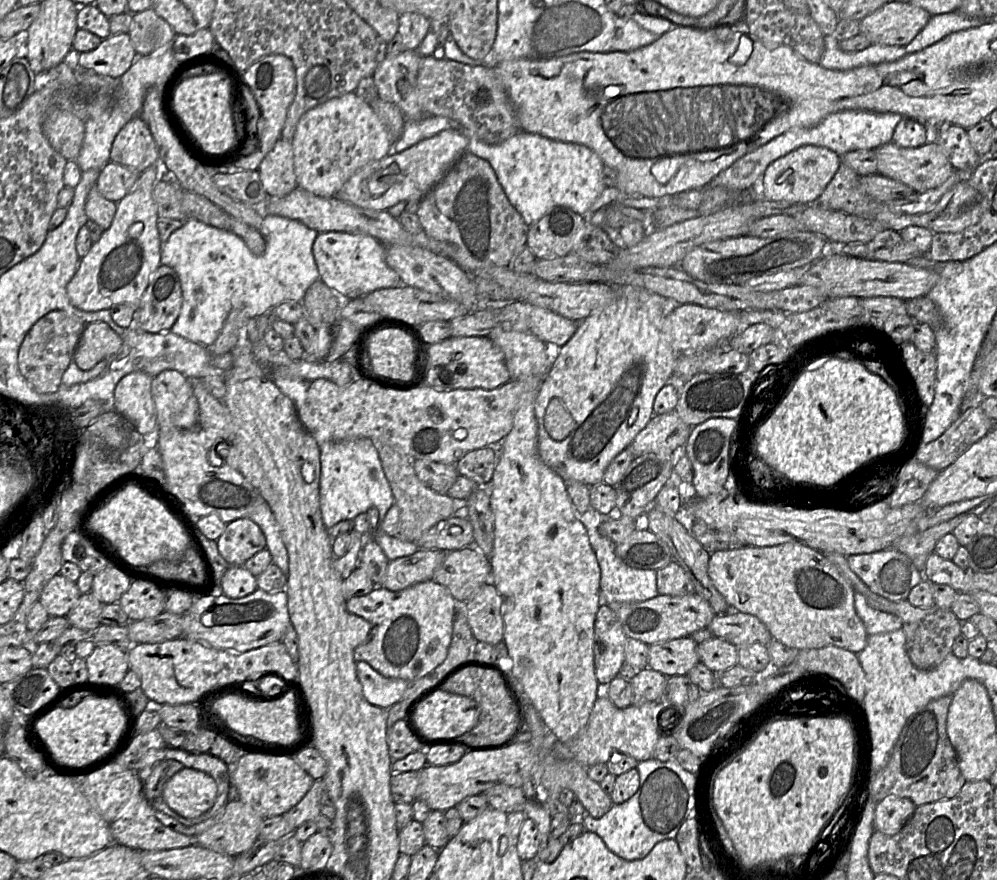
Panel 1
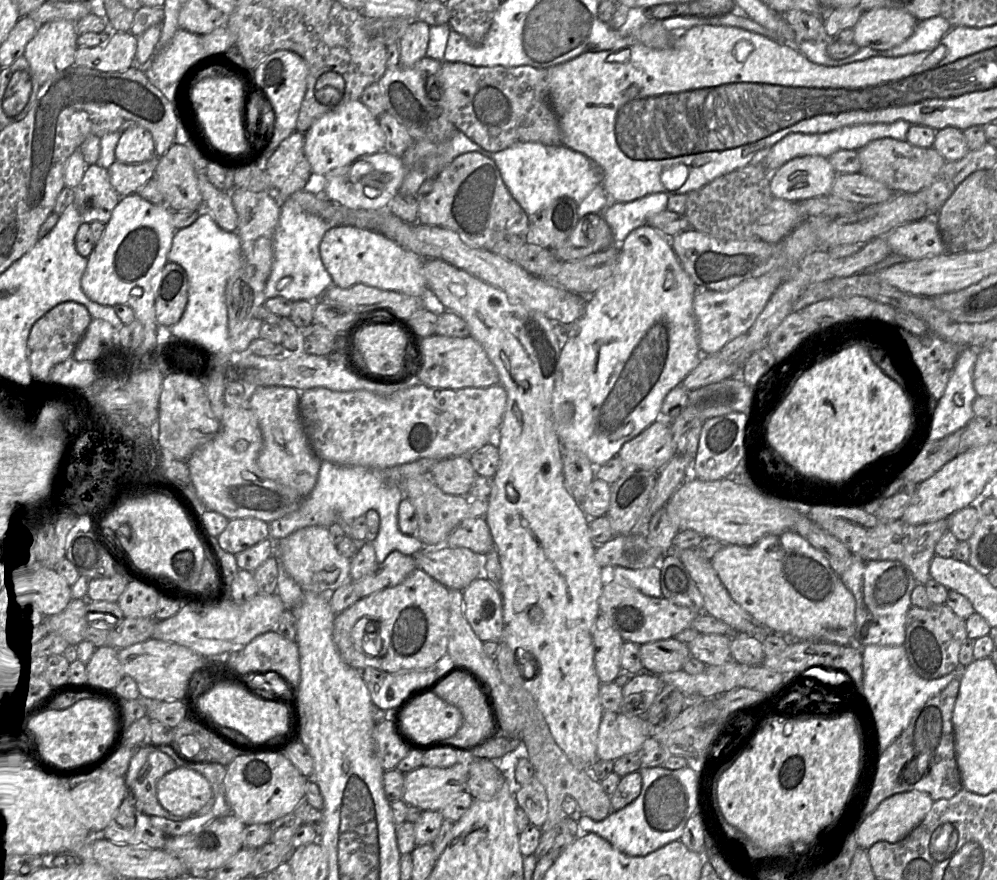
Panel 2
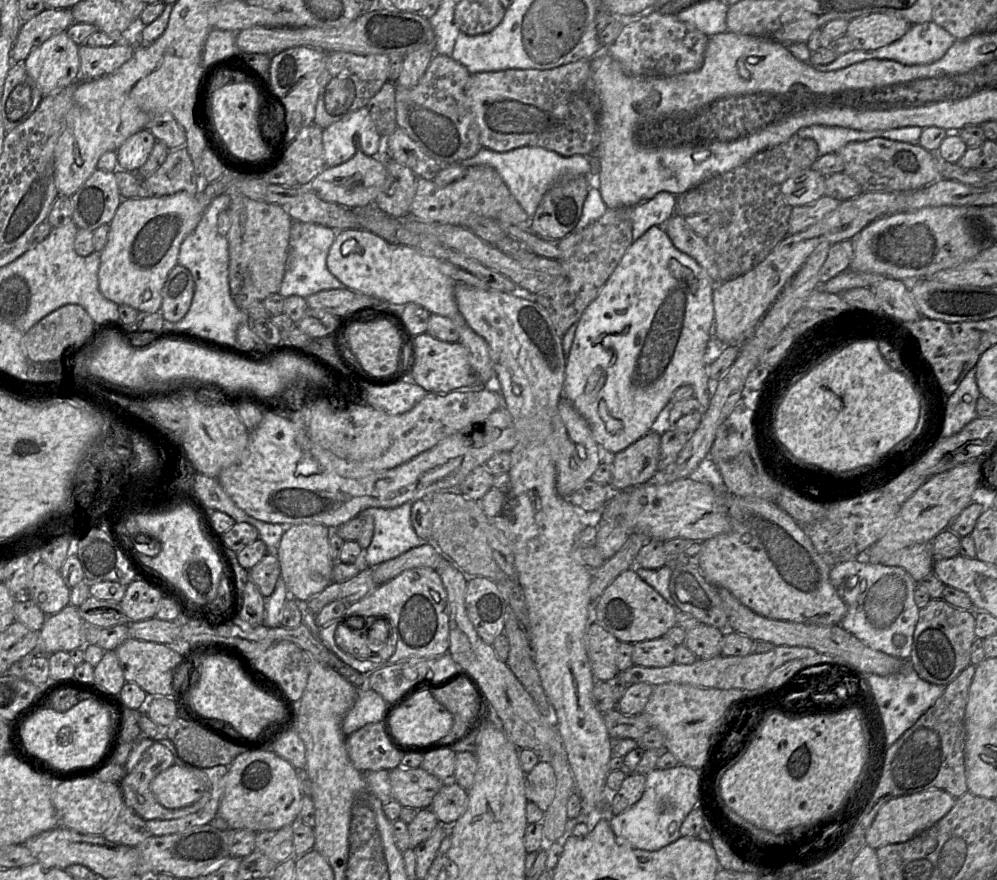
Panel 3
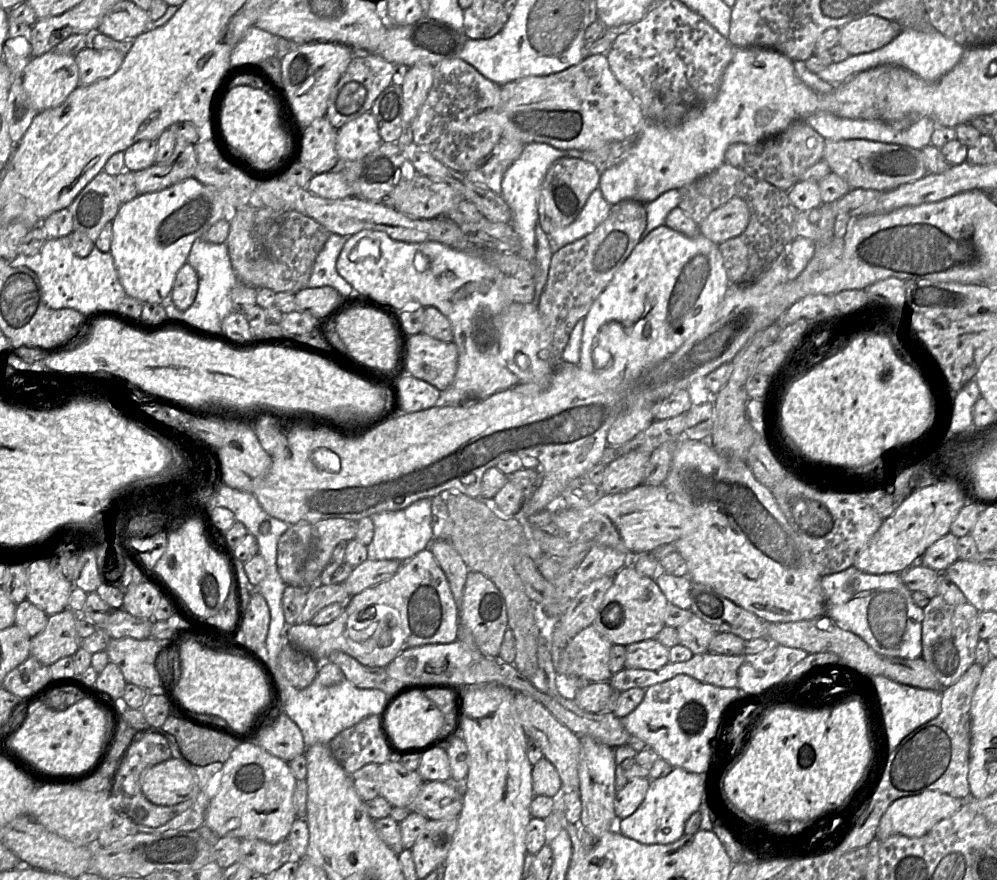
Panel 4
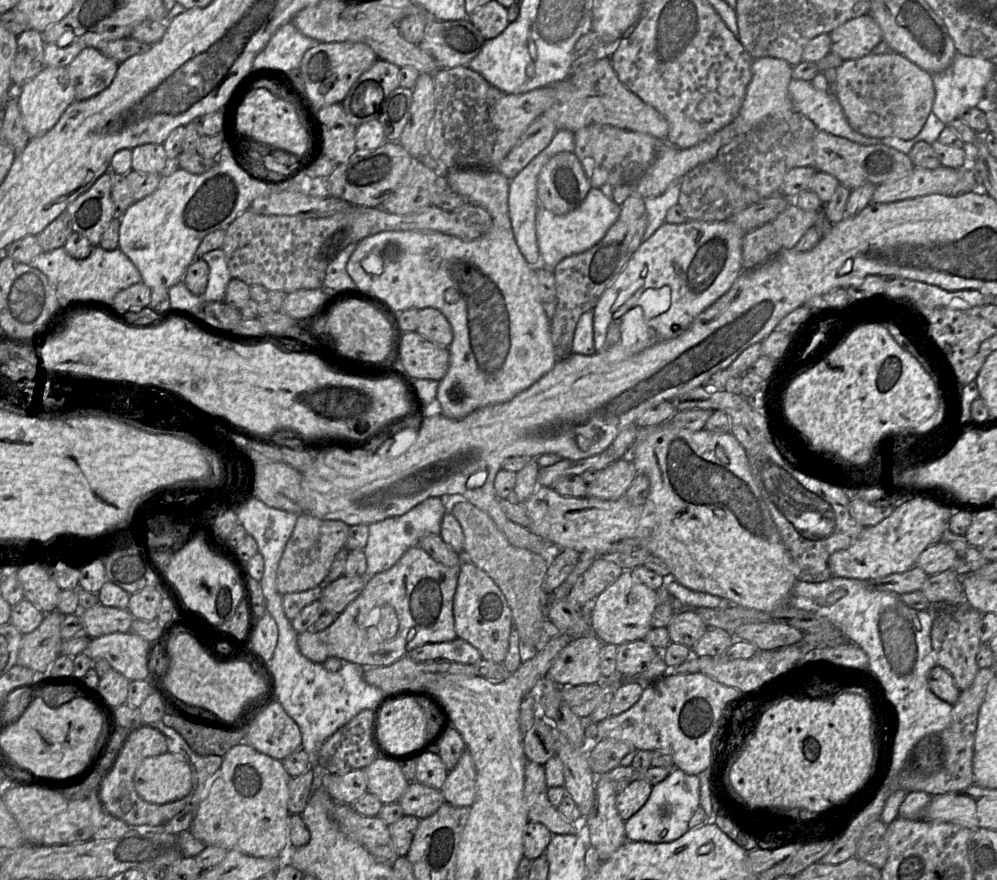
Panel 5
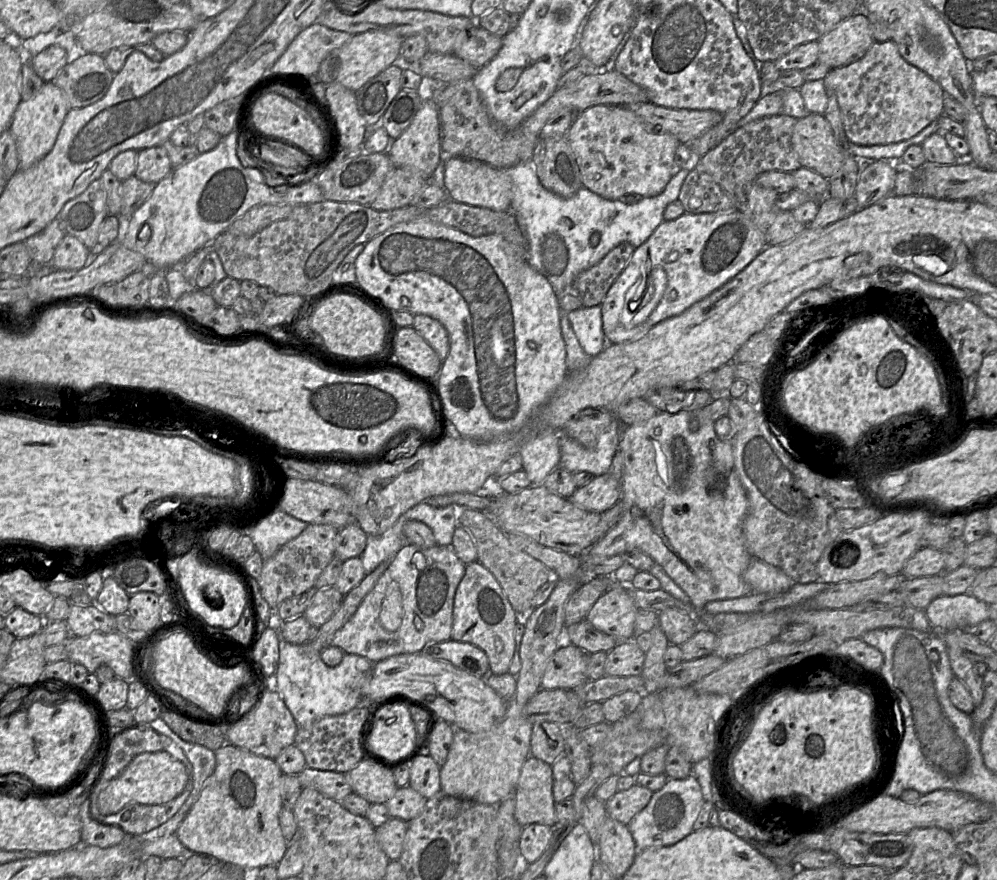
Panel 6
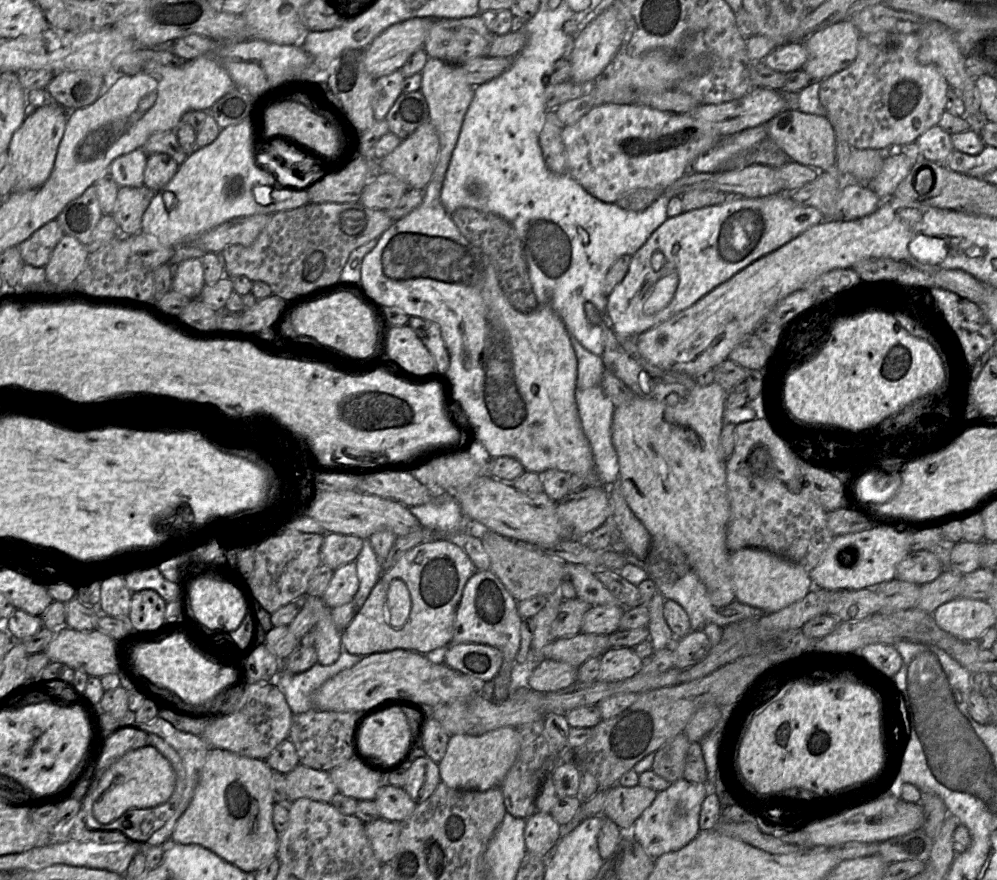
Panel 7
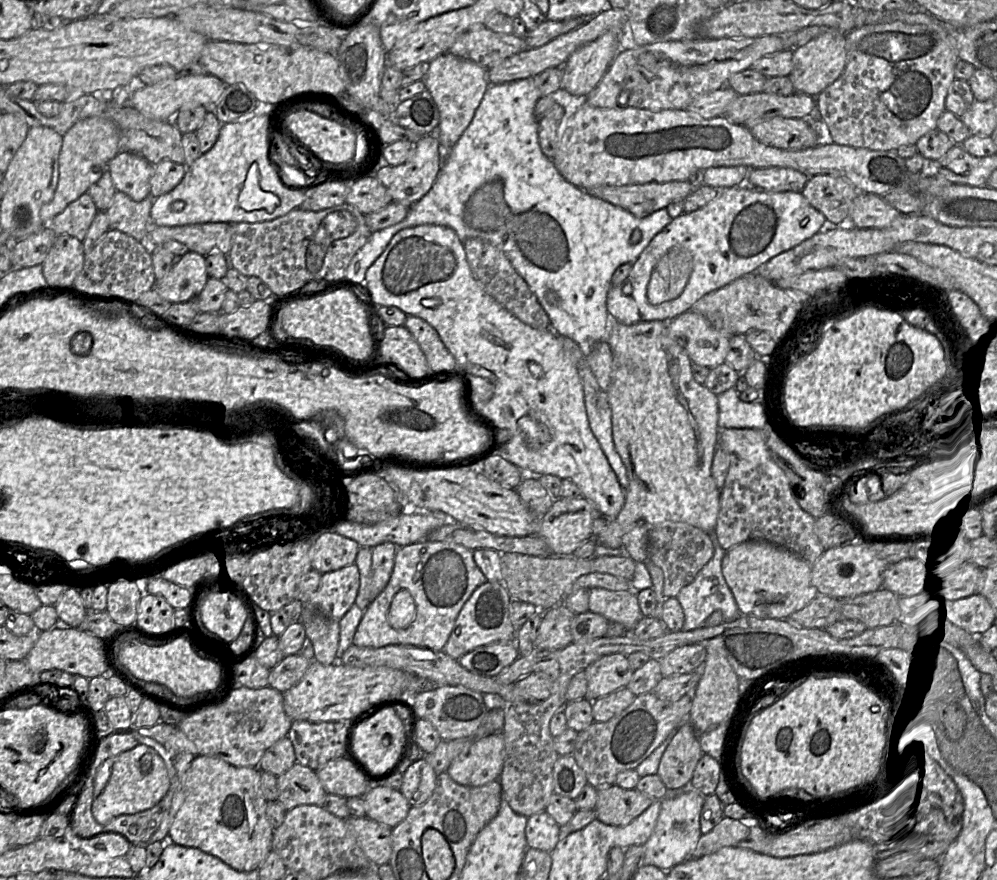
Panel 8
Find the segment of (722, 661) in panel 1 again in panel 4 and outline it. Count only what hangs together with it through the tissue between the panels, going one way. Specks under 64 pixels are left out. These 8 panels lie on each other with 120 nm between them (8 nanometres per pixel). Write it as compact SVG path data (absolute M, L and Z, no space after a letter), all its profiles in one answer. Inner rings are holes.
M694 614L676 629L679 644L688 648L694 655L708 652L710 641L717 634L709 623Z

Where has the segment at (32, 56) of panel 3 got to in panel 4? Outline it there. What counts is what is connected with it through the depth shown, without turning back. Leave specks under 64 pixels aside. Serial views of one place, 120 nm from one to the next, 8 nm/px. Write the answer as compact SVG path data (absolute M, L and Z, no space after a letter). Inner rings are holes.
M53 50L34 58L21 77L22 85L38 113L59 106L80 85L75 56Z

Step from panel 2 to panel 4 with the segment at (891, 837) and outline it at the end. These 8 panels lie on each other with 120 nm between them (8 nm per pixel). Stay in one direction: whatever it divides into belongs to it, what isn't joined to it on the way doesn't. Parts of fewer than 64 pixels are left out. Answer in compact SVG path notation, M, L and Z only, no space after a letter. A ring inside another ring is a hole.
M936 790L901 797L895 800L883 814L877 829L876 839L884 841L897 834L920 837L930 831L938 822L956 813L962 804L963 800Z

